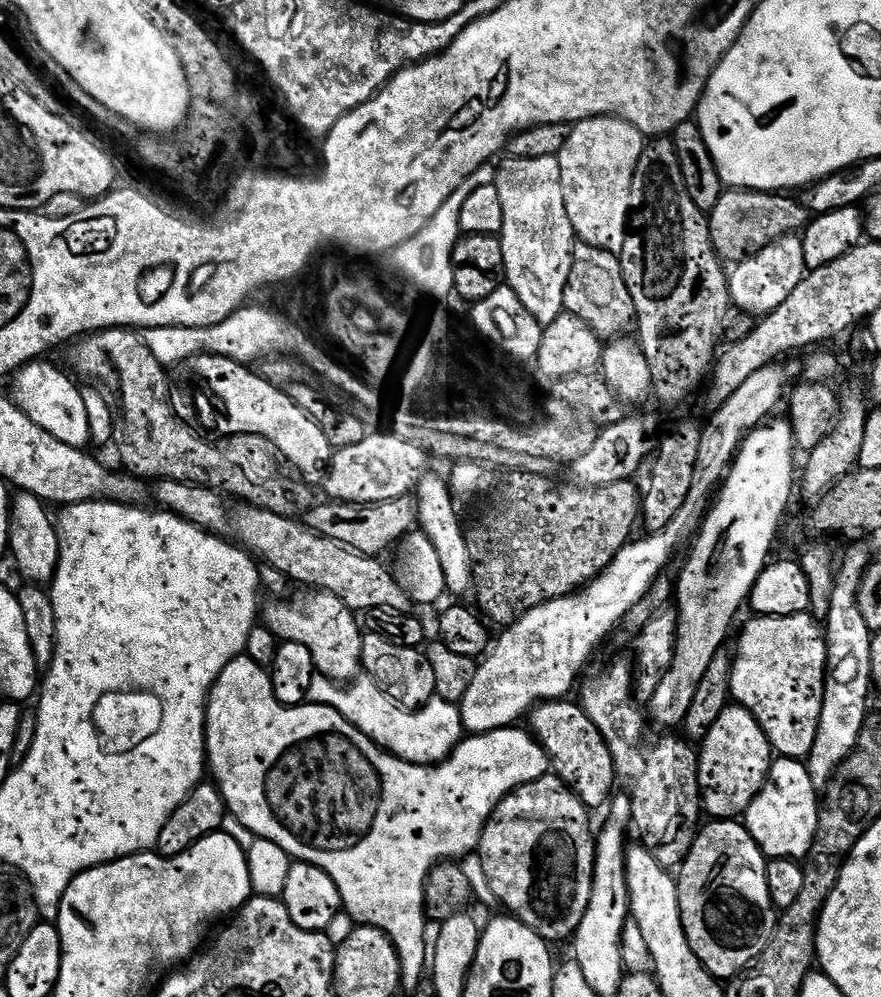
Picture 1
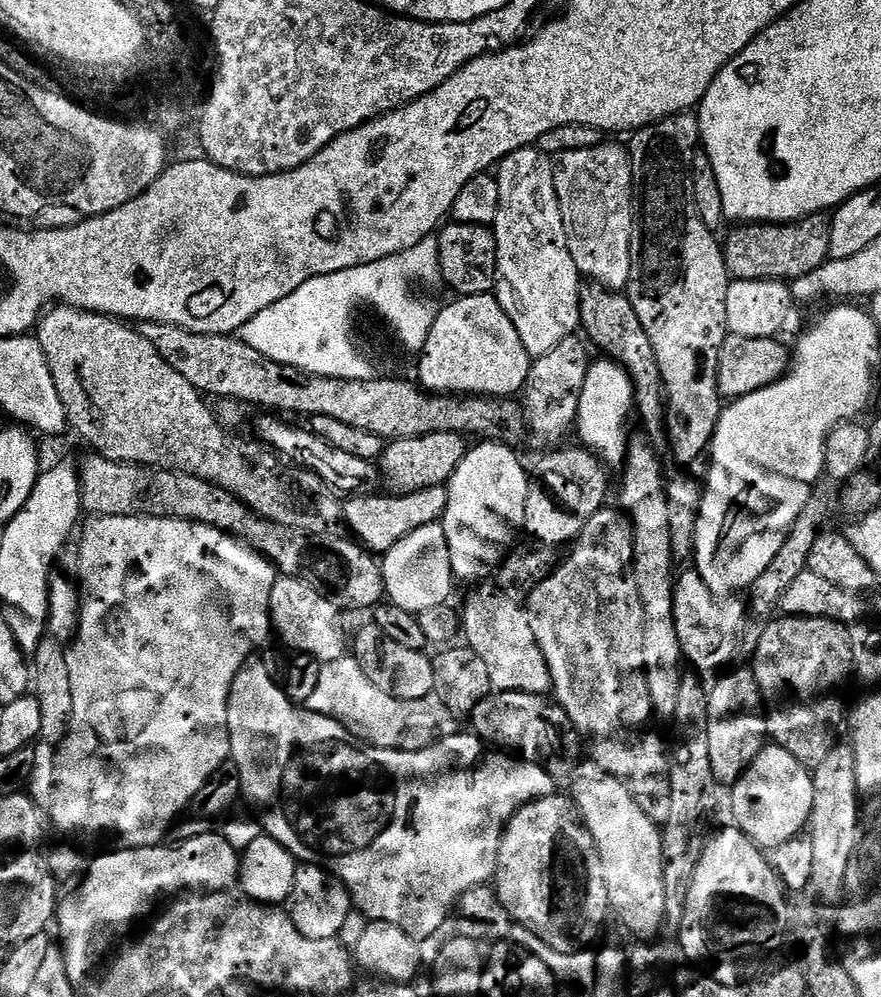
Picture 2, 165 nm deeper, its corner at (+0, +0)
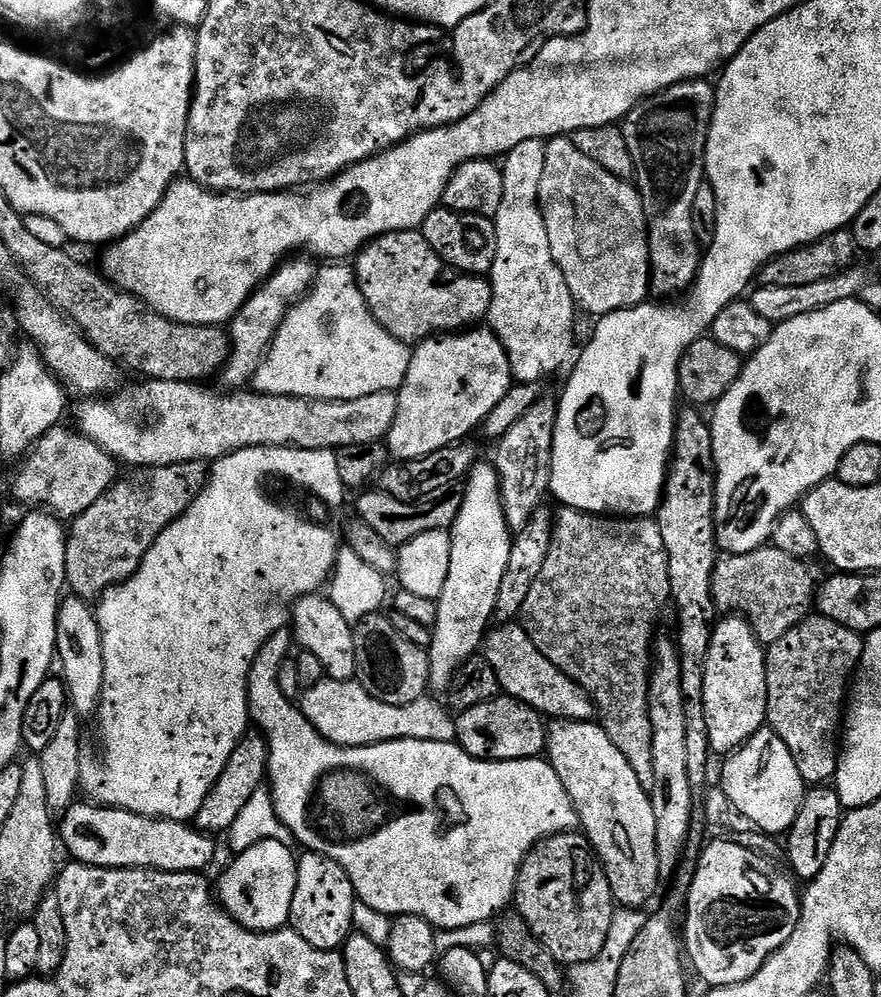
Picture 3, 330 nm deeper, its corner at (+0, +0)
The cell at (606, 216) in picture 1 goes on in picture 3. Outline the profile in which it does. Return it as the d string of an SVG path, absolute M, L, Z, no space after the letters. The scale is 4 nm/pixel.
M568 136L547 141L546 170L542 170L540 210L550 240L550 254L570 286L577 309L599 318L645 303L650 296L652 271L648 223L642 198L627 180L606 174L590 162Z

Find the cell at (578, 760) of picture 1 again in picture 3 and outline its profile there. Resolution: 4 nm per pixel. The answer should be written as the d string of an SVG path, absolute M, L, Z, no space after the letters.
M501 694L482 706L470 706L455 717L455 722L455 743L476 760L534 760L548 747L545 717L512 696Z

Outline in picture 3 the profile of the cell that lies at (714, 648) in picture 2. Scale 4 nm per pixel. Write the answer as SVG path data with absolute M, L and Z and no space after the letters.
M771 546L750 554L721 555L712 575L714 602L721 613L745 617L761 644L773 644L813 611L818 579L812 566L807 560L790 558L790 554Z

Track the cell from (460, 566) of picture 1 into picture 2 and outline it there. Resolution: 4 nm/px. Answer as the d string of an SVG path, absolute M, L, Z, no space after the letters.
M484 582L476 588L468 596L468 601L465 602L464 608L462 607L462 636L465 640L467 647L474 650L474 654L478 654L478 658L482 658L482 662L486 662L486 670L490 673L490 682L493 689L497 692L525 692L526 694L538 694L539 696L548 696L552 692L552 679L550 678L550 670L546 658L542 654L542 650L538 646L538 642L534 638L534 630L530 630L530 618L526 611L525 605L519 600L510 598L502 589L492 582Z

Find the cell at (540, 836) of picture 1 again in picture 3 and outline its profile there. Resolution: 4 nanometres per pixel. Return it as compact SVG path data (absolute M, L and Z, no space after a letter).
M569 830L541 840L520 867L514 908L530 926L534 938L562 966L597 958L606 944L614 901L604 867L596 859L587 836Z

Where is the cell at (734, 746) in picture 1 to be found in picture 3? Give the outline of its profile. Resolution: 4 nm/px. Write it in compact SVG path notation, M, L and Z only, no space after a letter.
M739 614L725 615L712 631L702 702L706 710L708 747L713 753L731 754L765 727L768 719L765 655L765 645L757 640L747 619Z

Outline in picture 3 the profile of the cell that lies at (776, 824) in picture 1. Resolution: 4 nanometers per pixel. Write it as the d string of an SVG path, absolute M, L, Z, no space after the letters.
M765 726L758 734L727 757L724 769L720 772L719 787L724 789L726 798L738 806L741 814L746 814L754 826L758 826L769 836L779 837L792 827L794 818L798 818L798 810L804 801L806 785L802 774L798 774L798 766L794 754Z

